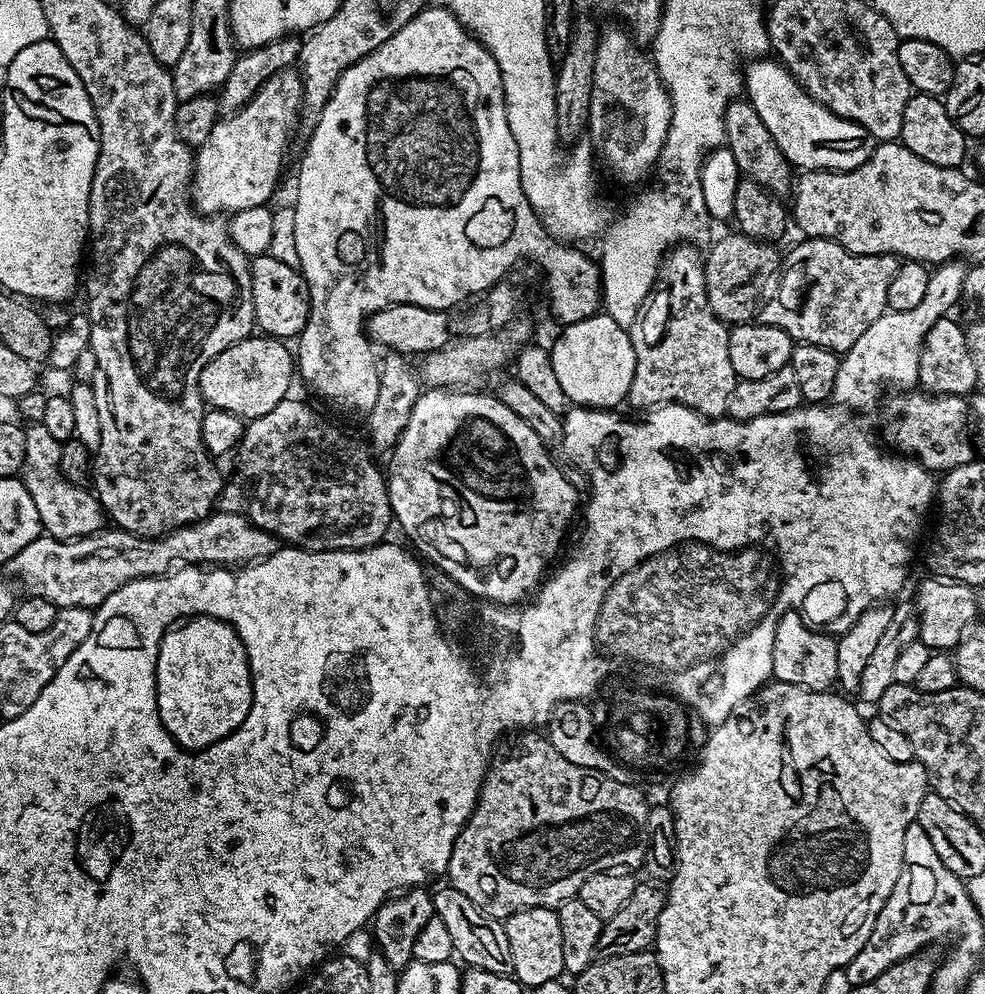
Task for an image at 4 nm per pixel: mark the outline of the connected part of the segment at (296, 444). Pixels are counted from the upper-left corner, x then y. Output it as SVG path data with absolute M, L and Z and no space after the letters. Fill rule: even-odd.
M295 398L278 402L270 414L247 421L238 449L238 467L223 485L219 507L245 516L285 545L307 548L310 552L372 548L387 537L384 535L388 527L393 527L394 517L385 473L372 461L373 453L365 448L310 405Z

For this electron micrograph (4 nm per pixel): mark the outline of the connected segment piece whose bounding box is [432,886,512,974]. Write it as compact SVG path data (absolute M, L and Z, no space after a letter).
M451 886L443 887L433 893L432 907L450 933L453 953L460 956L467 967L490 970L494 974L511 973L510 938L506 938L503 923L486 916L461 891Z

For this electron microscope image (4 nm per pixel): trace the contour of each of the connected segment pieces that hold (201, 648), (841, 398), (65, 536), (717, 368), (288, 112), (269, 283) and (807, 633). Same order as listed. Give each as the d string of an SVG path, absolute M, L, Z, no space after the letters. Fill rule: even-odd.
M194 616L169 628L164 633L160 649L158 650L156 701L158 702L158 714L160 715L162 726L172 735L172 739L187 751L200 752L203 748L209 748L214 742L225 740L231 732L238 731L242 726L242 722L246 722L246 714L250 714L250 706L252 705L252 671L250 670L250 662L248 661L246 646L242 642L242 638L238 638L236 631L224 620L216 620L213 616Z
M960 262L939 265L930 275L926 298L922 298L919 306L905 312L886 310L876 319L874 326L867 328L866 334L862 334L862 338L858 338L858 342L840 356L838 378L834 378L832 391L832 400L837 405L849 410L868 408L880 395L885 395L887 384L892 390L912 390L919 385L918 358L922 354L922 342L930 326L945 319L951 313L948 311L962 300L965 271L965 265Z
M29 423L24 433L26 462L22 479L30 498L34 498L34 506L38 506L41 529L55 540L79 540L81 536L101 531L106 524L106 513L100 501L87 487L70 483L60 472L61 441L55 440L42 423Z
M678 244L669 251L665 256L663 264L660 265L660 275L656 281L656 285L652 287L652 291L648 293L647 298L642 302L642 306L638 310L638 314L634 318L630 333L634 348L634 358L637 359L637 365L634 366L633 381L630 382L630 388L627 396L627 403L632 403L634 407L640 408L636 410L647 410L669 402L684 404L687 408L692 408L695 412L699 412L701 416L709 418L720 418L727 413L728 399L730 394L734 394L734 386L737 377L734 374L734 366L730 366L730 342L728 341L729 325L723 324L714 314L714 310L710 310L710 302L706 298L706 278L704 277L704 256L699 247L691 244Z
M285 70L274 73L250 103L217 120L210 138L194 152L190 199L197 212L231 214L269 203L284 168L296 111L301 111L303 102L304 82L299 71Z
M271 255L254 256L250 260L250 290L254 298L255 327L263 335L273 338L299 337L300 331L306 326L308 315L312 313L312 296L308 293L308 283L304 281L304 275L299 268L291 268L278 261Z
M799 611L786 613L778 622L778 630L774 630L772 676L787 684L809 688L812 692L827 692L836 684L837 670L836 640L809 624Z

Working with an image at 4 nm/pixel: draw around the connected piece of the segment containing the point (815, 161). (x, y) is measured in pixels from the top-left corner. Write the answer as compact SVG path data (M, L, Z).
M772 58L754 60L747 65L743 77L748 103L758 110L758 118L766 122L770 138L778 142L778 150L782 150L793 169L845 172L862 166L870 158L874 147L871 134L810 98L783 64Z

